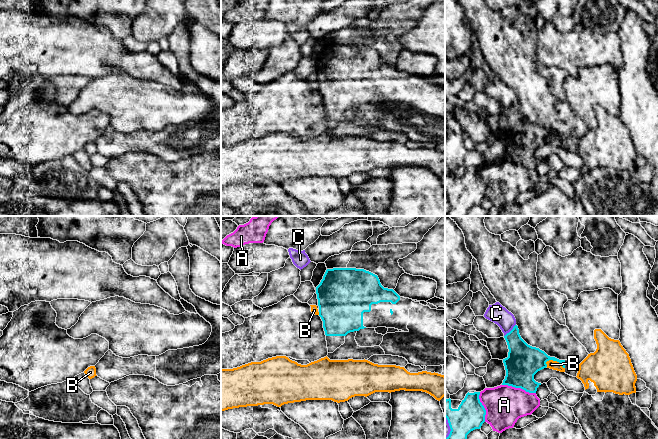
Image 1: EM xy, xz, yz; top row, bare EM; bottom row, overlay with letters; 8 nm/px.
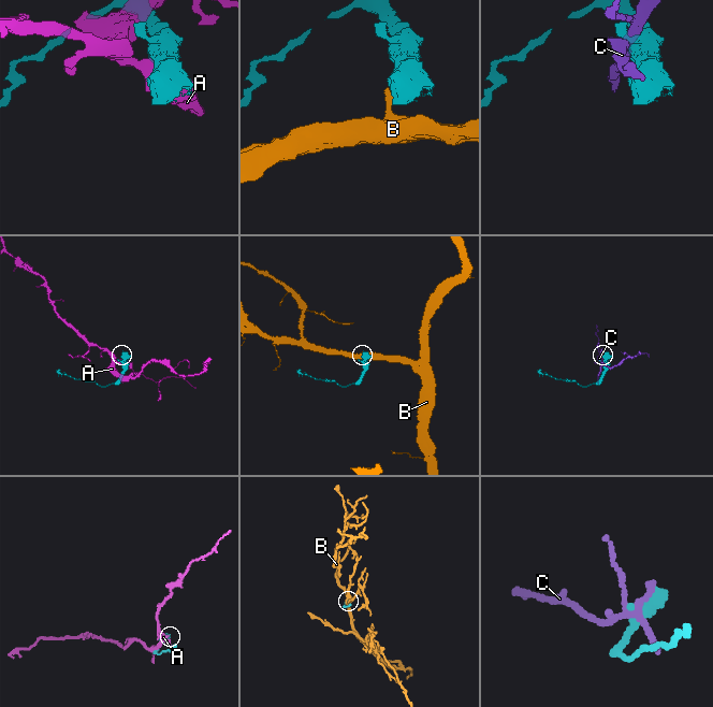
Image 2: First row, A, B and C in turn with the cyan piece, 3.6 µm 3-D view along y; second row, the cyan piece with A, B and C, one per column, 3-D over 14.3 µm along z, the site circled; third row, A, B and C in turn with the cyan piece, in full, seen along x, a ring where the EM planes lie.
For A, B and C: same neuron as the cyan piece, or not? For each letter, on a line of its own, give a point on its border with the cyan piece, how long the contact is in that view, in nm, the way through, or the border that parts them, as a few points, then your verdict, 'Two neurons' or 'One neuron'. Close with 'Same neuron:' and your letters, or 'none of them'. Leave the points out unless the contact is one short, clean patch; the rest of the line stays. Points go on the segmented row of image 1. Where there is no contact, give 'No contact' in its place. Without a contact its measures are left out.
A: Touches cyan at yz (519, 387). Shared border 280 nm. Two neurons
B: Touches cyan at yz (555, 360). Shared border 170 nm. Boundary: yz (545, 362), (556, 360), (564, 368). Two neurons
C: Touches cyan at yz (511, 330). Shared border 140 nm. Two neurons
Same neuron: none of them

